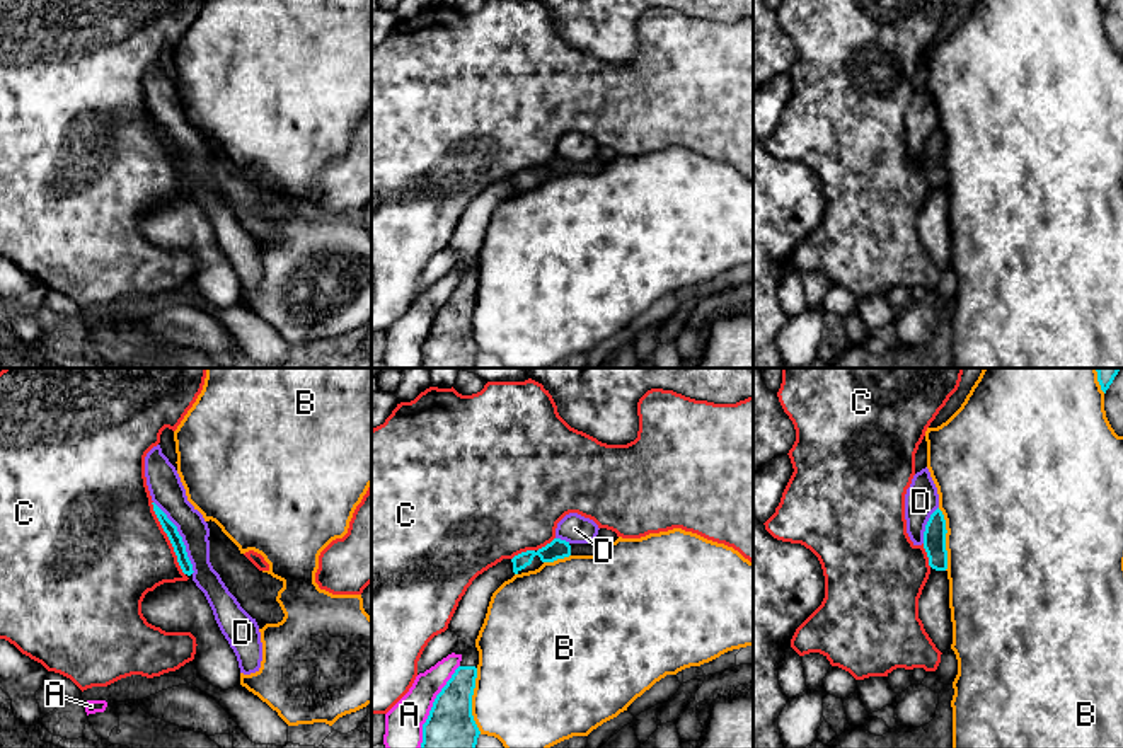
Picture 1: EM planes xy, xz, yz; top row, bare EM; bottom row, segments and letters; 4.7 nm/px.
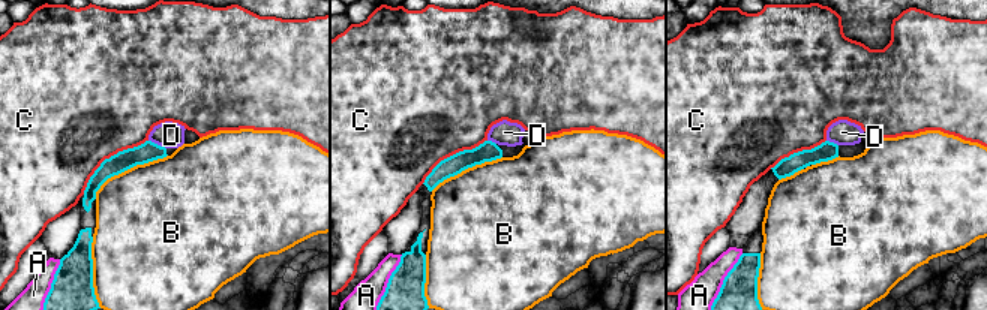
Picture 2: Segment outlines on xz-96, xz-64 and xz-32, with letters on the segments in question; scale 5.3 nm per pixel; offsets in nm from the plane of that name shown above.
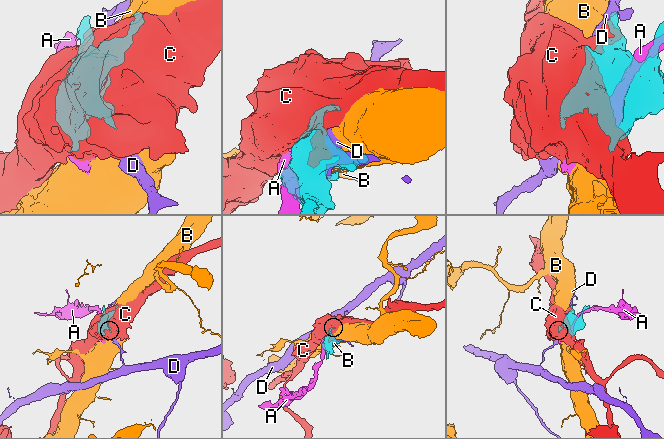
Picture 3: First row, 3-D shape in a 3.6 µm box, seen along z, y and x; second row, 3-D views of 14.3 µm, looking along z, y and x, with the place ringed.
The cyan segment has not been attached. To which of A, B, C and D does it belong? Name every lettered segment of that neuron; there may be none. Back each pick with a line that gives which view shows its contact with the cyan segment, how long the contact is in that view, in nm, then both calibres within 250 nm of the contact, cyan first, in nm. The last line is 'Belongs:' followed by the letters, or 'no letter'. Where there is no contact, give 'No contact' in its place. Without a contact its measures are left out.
Belongs: no letter

